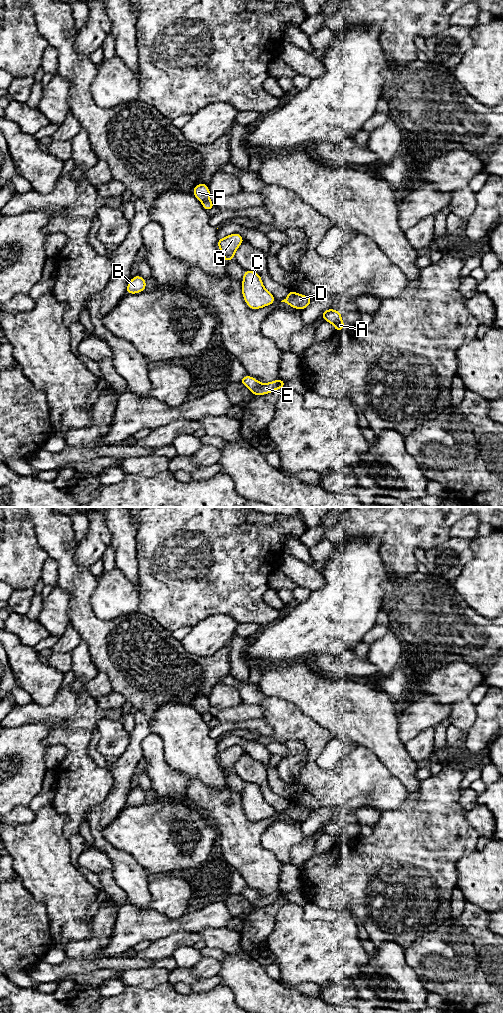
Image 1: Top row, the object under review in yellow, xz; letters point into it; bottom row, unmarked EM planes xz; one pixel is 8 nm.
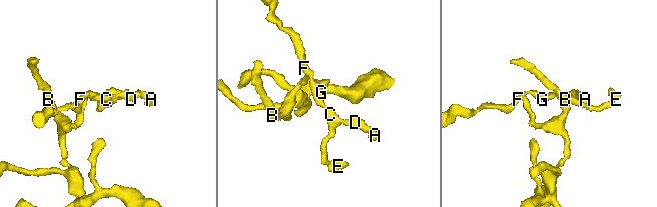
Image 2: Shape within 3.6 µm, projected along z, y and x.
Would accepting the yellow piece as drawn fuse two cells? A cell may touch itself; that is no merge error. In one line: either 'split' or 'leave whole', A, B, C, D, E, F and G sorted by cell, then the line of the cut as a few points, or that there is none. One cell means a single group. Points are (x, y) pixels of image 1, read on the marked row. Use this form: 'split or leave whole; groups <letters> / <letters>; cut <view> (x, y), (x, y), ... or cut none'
split; groups A C D E F G / B; cut xz (209, 200), (202, 203)

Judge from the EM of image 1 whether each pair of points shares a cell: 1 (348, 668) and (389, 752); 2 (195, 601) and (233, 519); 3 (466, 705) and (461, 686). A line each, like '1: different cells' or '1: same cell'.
1: different cells
2: same cell
3: different cells

